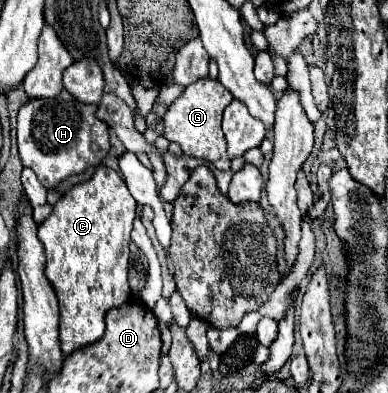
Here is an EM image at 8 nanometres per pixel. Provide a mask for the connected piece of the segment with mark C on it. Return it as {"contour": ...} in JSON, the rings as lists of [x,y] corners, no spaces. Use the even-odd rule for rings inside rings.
{"contour":[[[98,165],[92,179],[70,189],[56,205],[52,215],[38,227],[38,239],[46,253],[46,279],[52,283],[60,305],[60,343],[62,353],[70,355],[76,349],[96,343],[104,337],[104,317],[110,309],[124,305],[130,299],[128,287],[128,257],[130,257],[130,231],[136,217],[136,201],[130,195],[120,173]]]}

